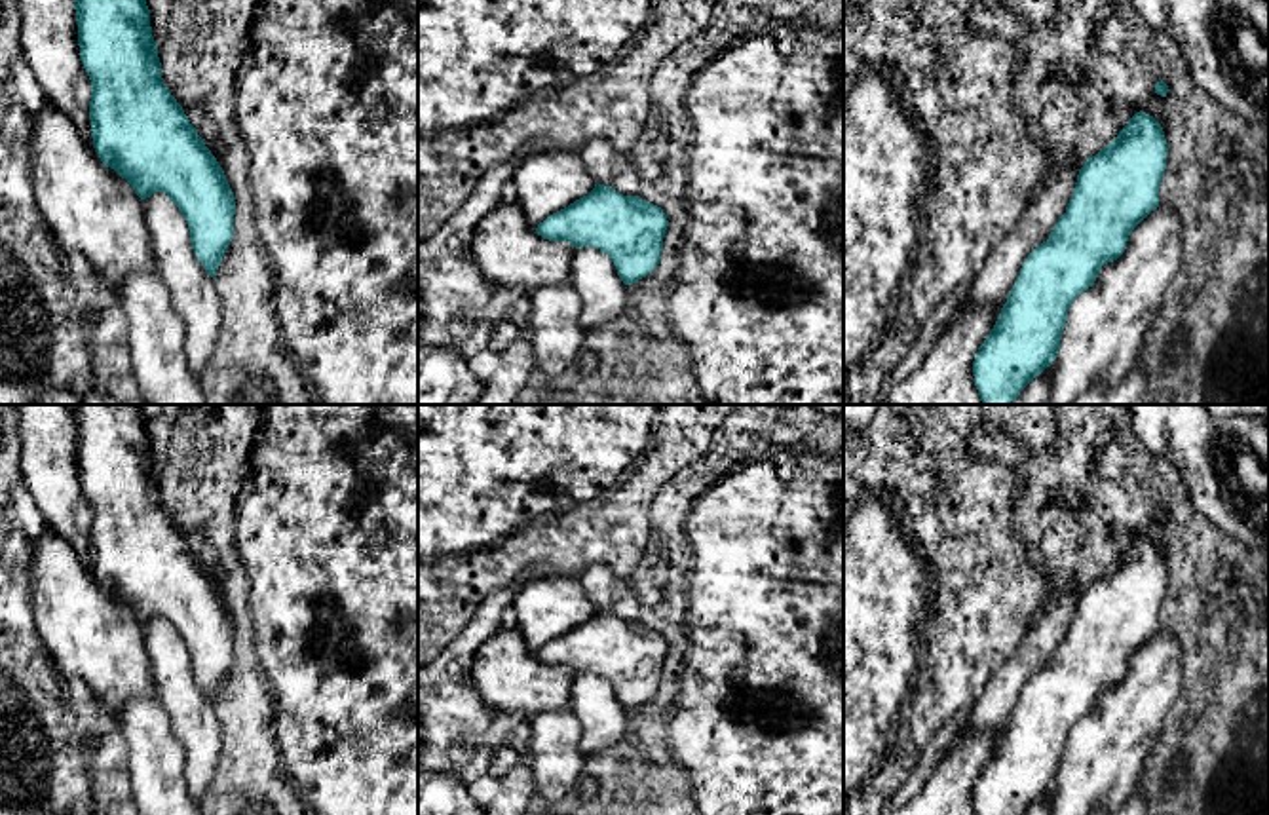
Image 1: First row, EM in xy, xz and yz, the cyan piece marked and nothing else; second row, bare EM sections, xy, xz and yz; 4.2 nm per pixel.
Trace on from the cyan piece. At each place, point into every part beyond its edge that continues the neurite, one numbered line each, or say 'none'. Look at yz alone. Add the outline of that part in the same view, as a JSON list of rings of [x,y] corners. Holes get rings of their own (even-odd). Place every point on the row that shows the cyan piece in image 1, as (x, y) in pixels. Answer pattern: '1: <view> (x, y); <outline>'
none

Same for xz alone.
none

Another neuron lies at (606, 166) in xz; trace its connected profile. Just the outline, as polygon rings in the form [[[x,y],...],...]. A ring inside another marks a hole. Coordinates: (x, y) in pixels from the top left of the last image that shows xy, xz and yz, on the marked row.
[[[602,137],[587,141],[578,154],[595,184],[612,186],[623,196],[636,196],[648,173],[638,152],[623,154]]]

